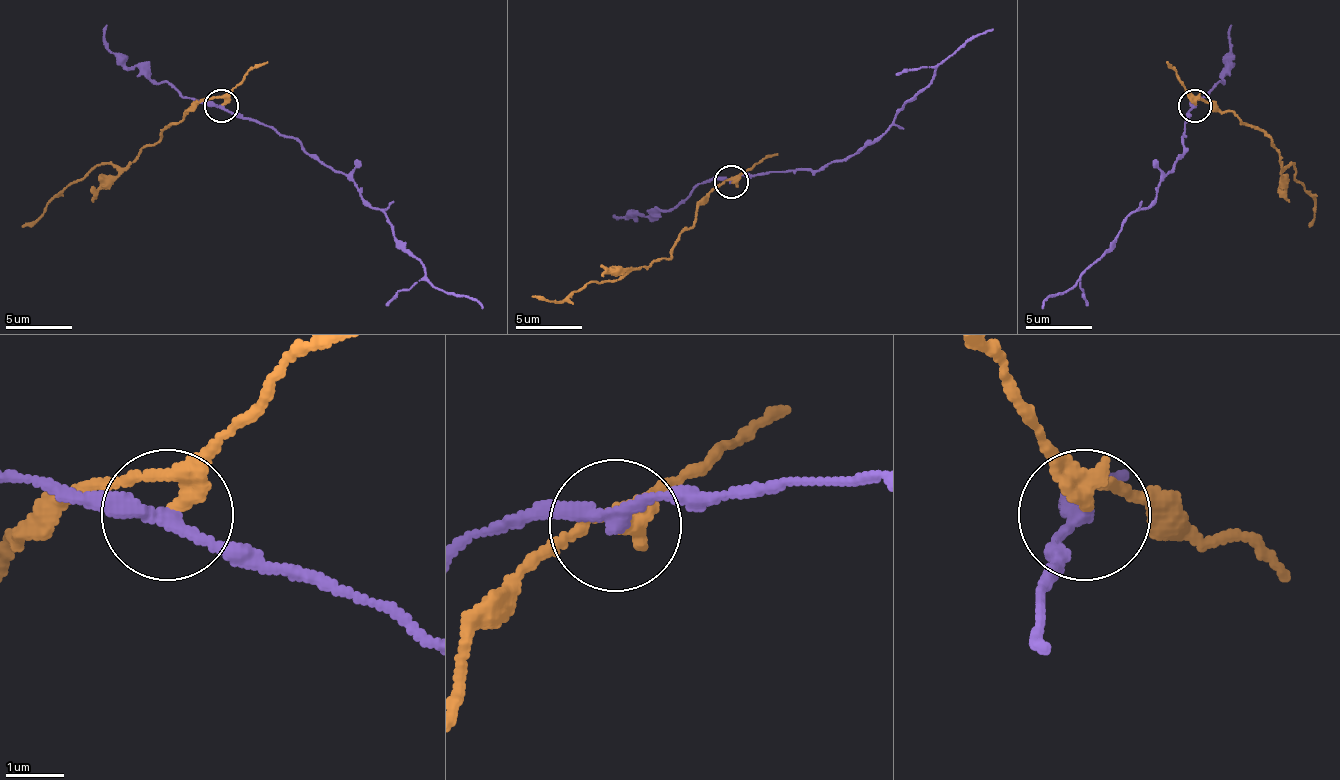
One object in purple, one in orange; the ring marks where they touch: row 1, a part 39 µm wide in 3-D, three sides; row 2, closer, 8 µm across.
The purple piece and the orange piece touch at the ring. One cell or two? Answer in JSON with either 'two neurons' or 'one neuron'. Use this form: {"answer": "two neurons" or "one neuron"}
{"answer": "two neurons"}

